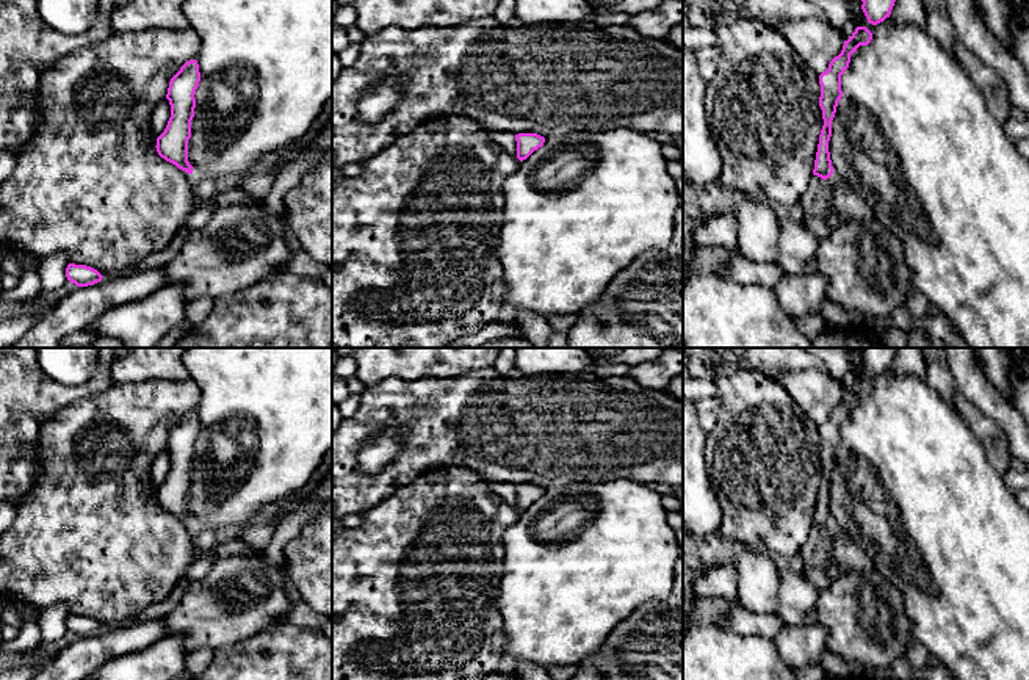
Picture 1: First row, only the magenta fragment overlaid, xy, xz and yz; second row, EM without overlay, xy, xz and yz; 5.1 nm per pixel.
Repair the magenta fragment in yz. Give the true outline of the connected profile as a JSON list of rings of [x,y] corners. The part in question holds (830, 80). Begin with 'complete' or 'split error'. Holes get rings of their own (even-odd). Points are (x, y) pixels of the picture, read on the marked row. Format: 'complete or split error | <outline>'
complete | [[[857,27],[852,36],[844,41],[841,53],[835,56],[830,61],[829,69],[819,75],[819,107],[822,110],[824,125],[819,135],[813,174],[824,180],[833,174],[829,141],[832,136],[832,121],[835,118],[838,102],[843,97],[841,75],[849,67],[850,55],[857,52],[860,45],[868,45],[871,39],[872,33],[866,27]]]

